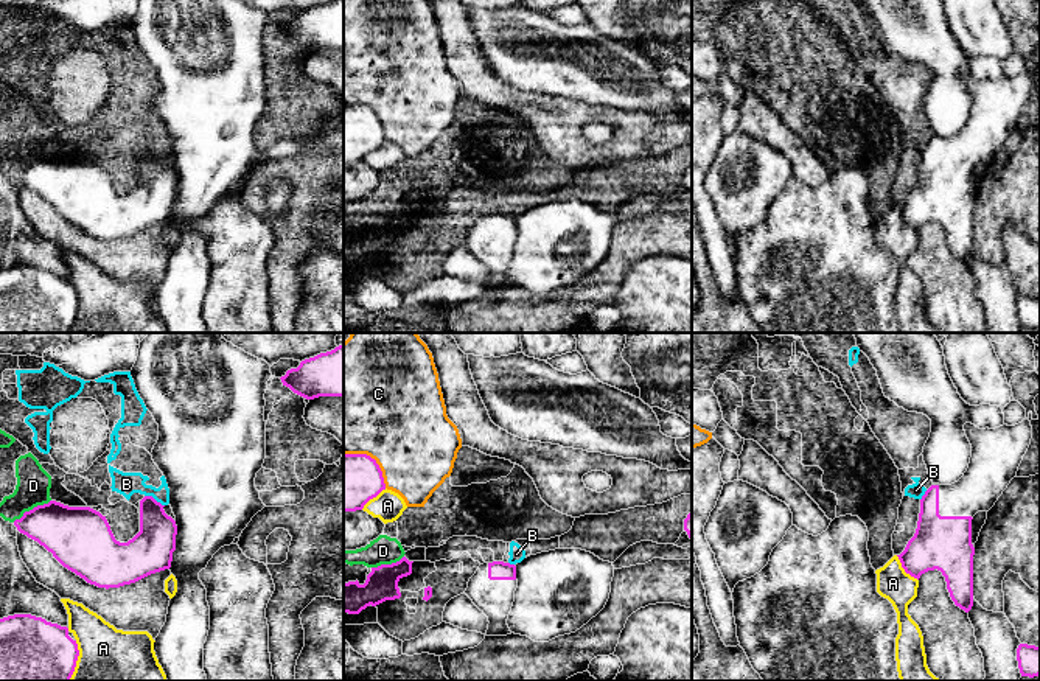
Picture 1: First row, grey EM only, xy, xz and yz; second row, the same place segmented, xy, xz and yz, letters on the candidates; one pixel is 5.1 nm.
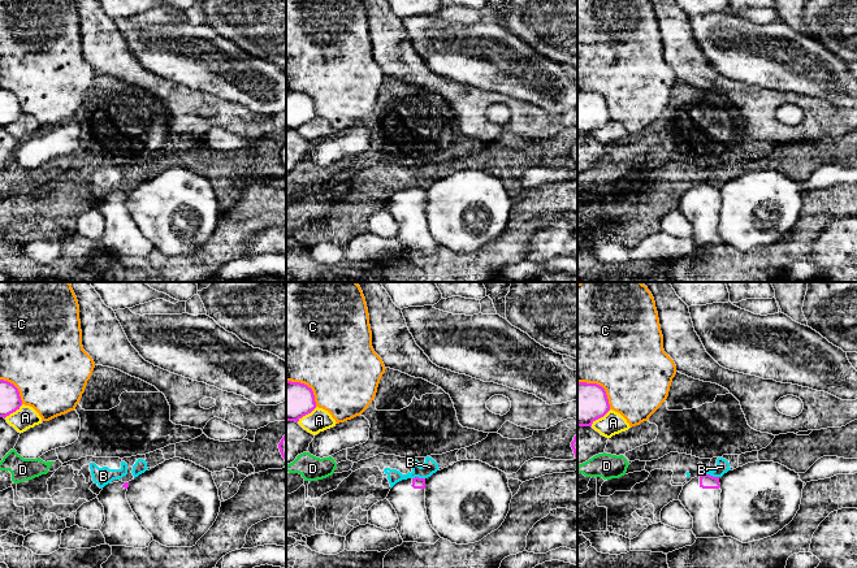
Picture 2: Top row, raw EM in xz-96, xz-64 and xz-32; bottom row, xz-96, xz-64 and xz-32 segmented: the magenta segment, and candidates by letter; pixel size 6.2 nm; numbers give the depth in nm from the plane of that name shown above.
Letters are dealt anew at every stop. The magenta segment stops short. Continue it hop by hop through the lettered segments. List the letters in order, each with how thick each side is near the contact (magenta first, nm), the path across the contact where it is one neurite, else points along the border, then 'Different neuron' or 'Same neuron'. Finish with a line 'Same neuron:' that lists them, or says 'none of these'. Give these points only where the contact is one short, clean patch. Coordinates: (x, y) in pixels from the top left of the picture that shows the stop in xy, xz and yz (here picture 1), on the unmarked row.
A: Thickness 280 nm (magenta) against 170 nm. Different neuron
B: Thickness 220 nm (magenta) against 120 nm. Same neuron
C: Thickness 300 nm (magenta) against 500 nm. Different neuron
D: Thickness 300 nm (magenta) against 180 nm. Boundary: xy (50, 151), (34, 157), (13, 173). Different neuron
Same neuron: B

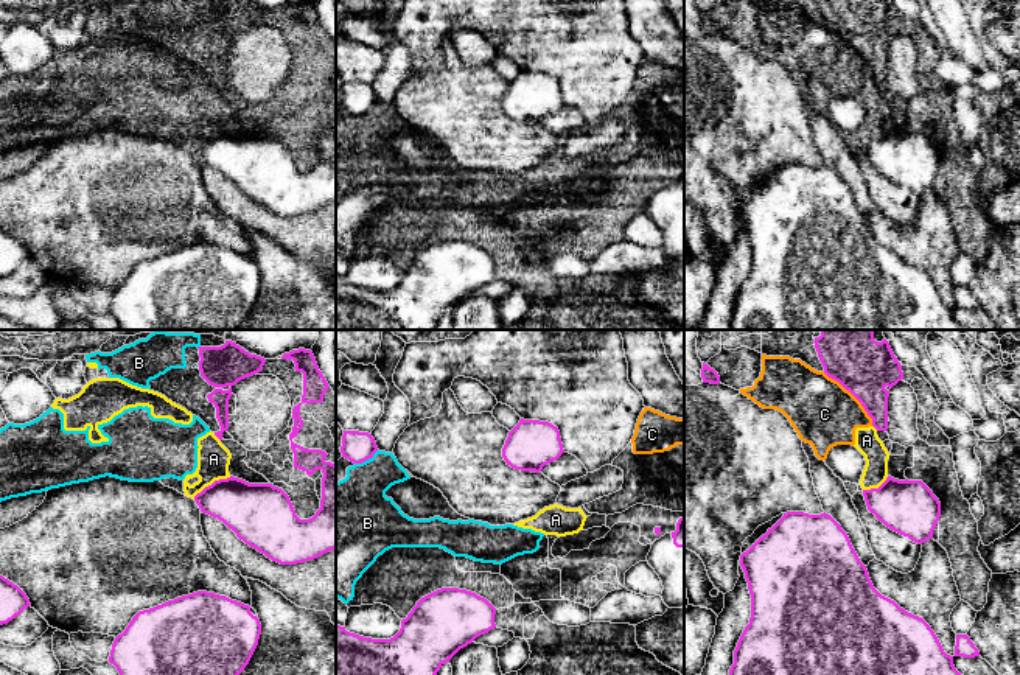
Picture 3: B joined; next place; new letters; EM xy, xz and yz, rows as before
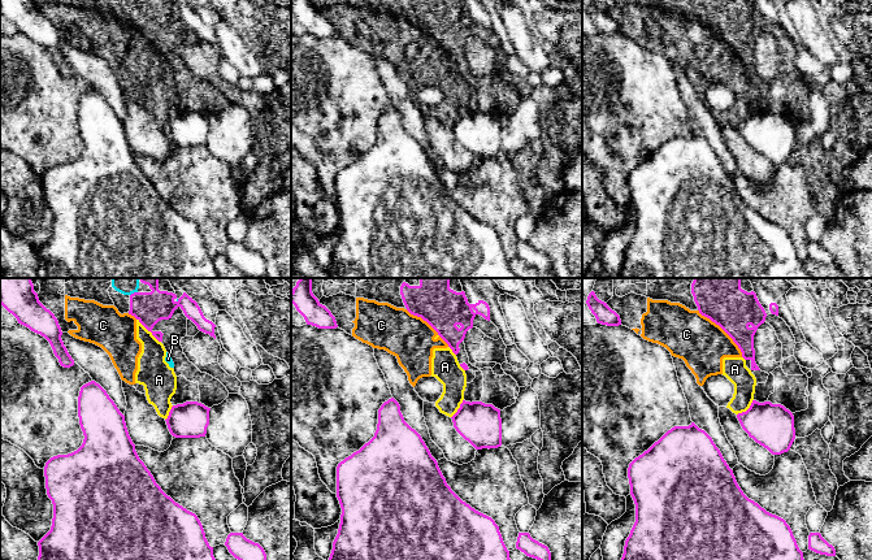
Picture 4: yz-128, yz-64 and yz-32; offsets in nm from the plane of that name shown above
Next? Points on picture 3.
A: Thickness 280 nm (magenta) against 170 nm. Boundary: xy (230, 128), (215, 131), (193, 150). Different neuron
B: Thickness 160 nm (magenta) against 320 nm. Different neuron
C: Thickness 260 nm (magenta) against 340 nm. Boundary: yz (823, 24), (837, 31), (860, 55), (873, 76). Different neuron
Same neuron: none of these

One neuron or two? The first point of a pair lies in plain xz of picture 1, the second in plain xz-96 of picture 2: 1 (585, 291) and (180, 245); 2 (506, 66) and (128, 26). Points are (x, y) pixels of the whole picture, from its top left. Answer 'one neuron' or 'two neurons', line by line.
1: two neurons
2: one neuron

